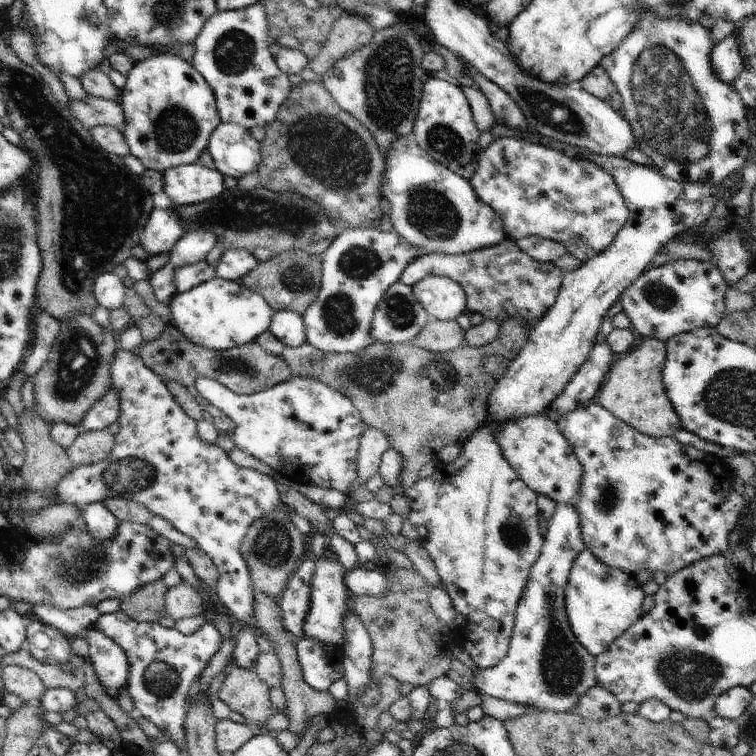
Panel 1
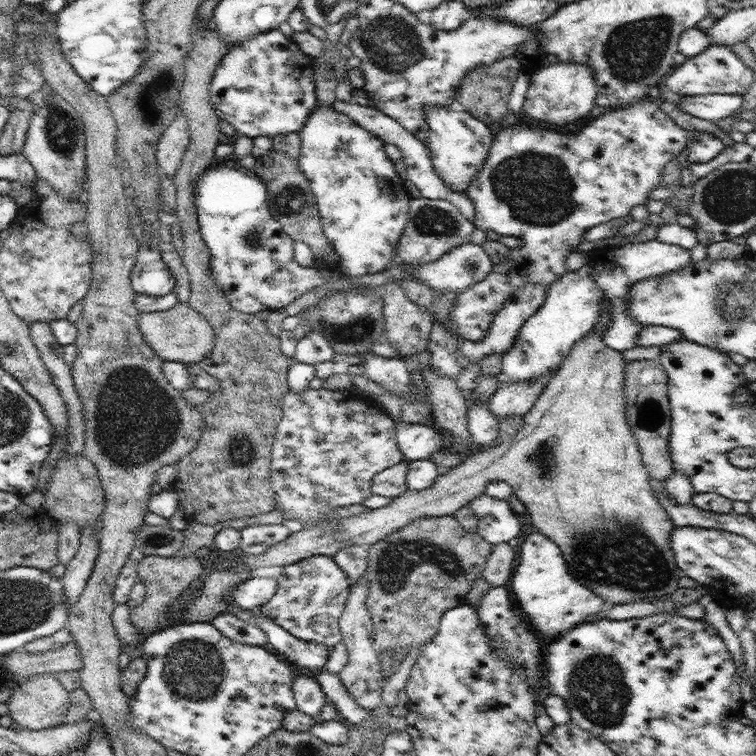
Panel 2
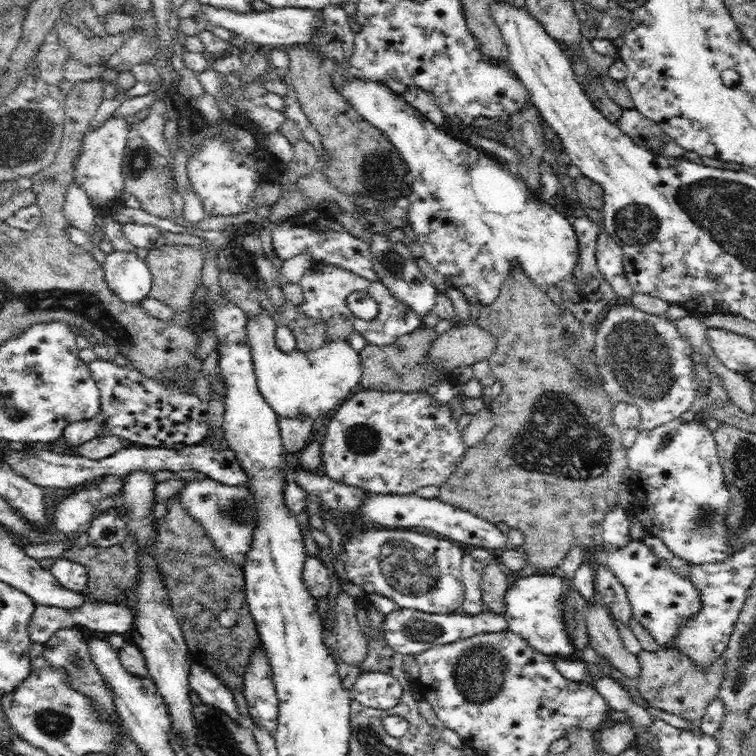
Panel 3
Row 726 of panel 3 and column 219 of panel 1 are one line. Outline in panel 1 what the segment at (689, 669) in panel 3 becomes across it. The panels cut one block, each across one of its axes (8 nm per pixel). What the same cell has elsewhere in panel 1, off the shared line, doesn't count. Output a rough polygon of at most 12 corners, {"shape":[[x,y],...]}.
{"shape":[[234,666],[218,698],[259,725],[272,717],[271,688]]}

